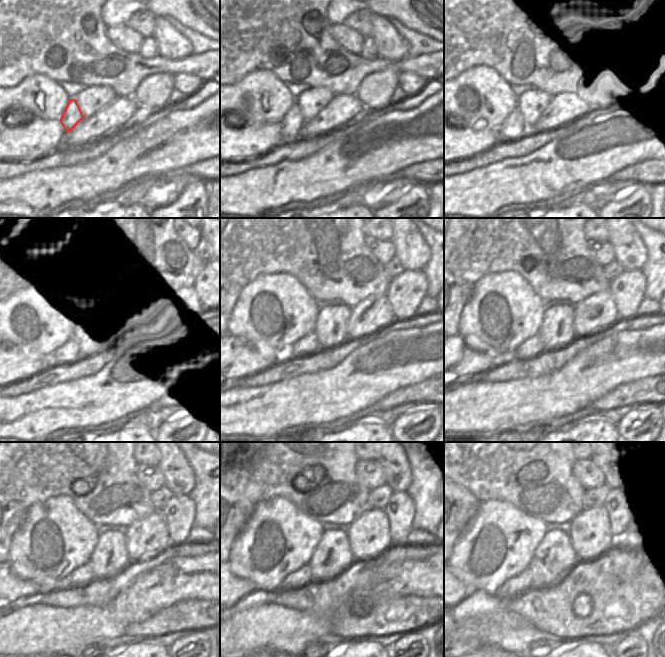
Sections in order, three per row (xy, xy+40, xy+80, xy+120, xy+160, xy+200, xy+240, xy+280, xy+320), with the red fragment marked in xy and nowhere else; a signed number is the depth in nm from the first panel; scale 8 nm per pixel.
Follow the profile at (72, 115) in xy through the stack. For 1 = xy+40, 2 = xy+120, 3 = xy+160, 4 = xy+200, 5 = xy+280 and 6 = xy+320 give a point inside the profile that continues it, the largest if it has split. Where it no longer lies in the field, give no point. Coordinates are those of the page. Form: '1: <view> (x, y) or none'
1: xy+40 (290, 126)
2: xy+120 (76, 347)
3: xy+160 (306, 346)
4: xy+200 (532, 347)
5: xy+280 (298, 579)
6: xy+320 (514, 587)

